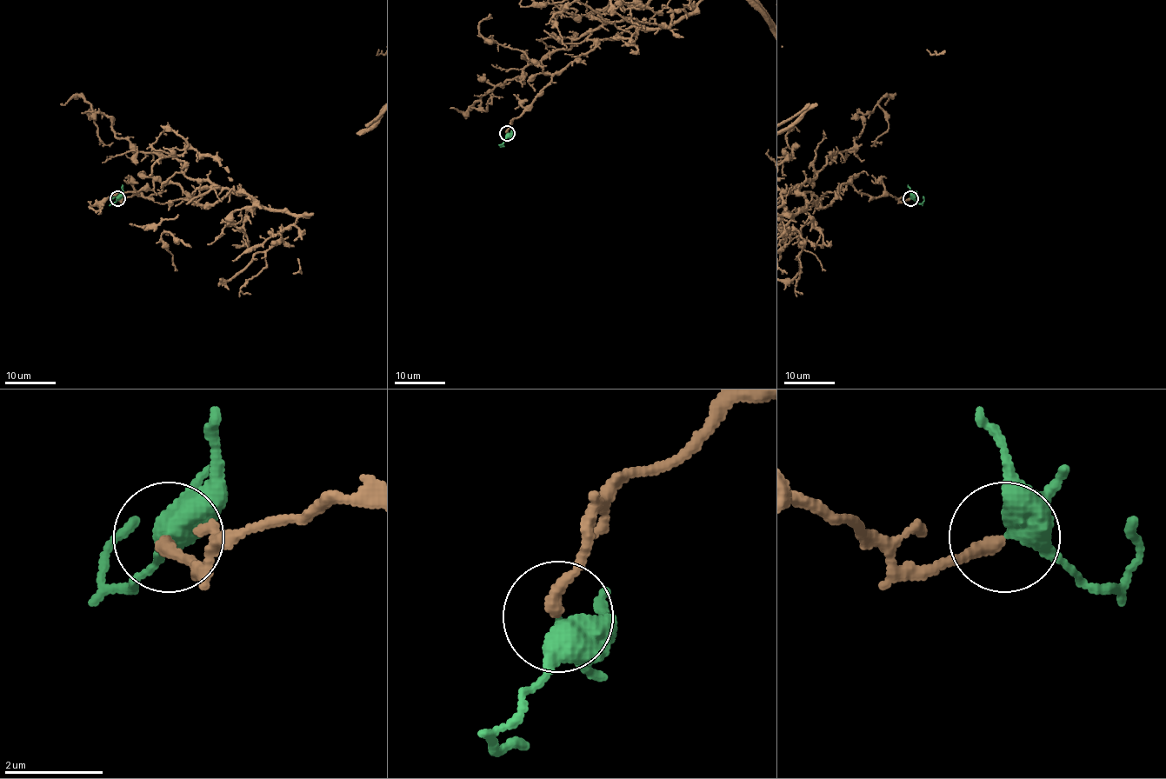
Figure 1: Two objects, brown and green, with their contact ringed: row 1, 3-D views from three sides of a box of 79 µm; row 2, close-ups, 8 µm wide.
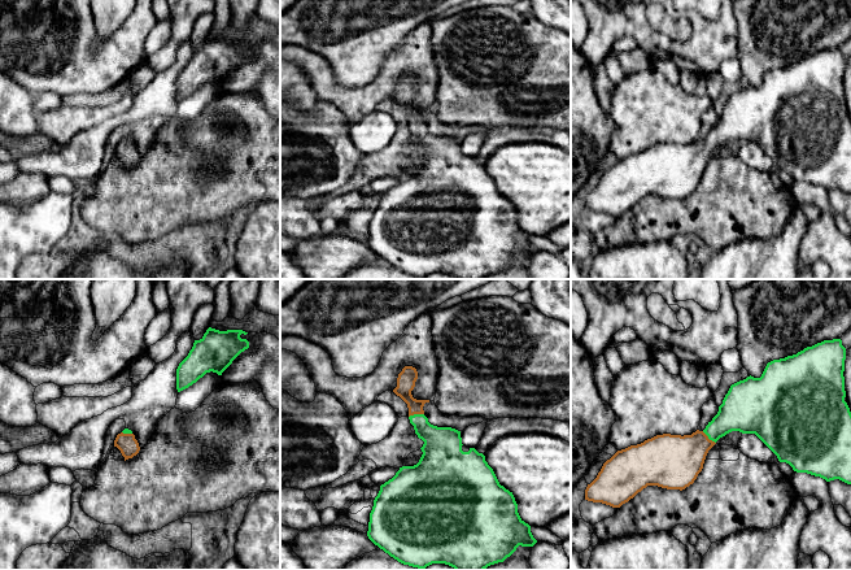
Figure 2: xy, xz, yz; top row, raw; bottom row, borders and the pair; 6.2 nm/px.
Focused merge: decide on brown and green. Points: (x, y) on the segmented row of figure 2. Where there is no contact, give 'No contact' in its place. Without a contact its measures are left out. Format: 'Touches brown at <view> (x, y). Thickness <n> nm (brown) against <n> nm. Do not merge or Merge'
Touches brown at xz (415, 413). Thickness 120 nm (brown) against 220 nm. Merge

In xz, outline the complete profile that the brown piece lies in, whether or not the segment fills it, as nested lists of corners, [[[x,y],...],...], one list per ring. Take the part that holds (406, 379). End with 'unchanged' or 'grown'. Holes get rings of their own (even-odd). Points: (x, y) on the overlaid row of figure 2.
[[[405,366],[398,374],[393,392],[407,404],[410,423],[418,438],[424,441],[420,448],[423,454],[416,465],[400,467],[392,479],[380,486],[370,513],[368,539],[398,562],[418,569],[445,564],[455,570],[485,570],[490,565],[503,562],[519,545],[533,547],[537,540],[531,532],[531,526],[520,518],[512,492],[499,484],[485,456],[475,448],[463,452],[461,431],[428,422],[423,406],[429,400],[416,400],[411,395],[416,379],[416,369]]]; grown

